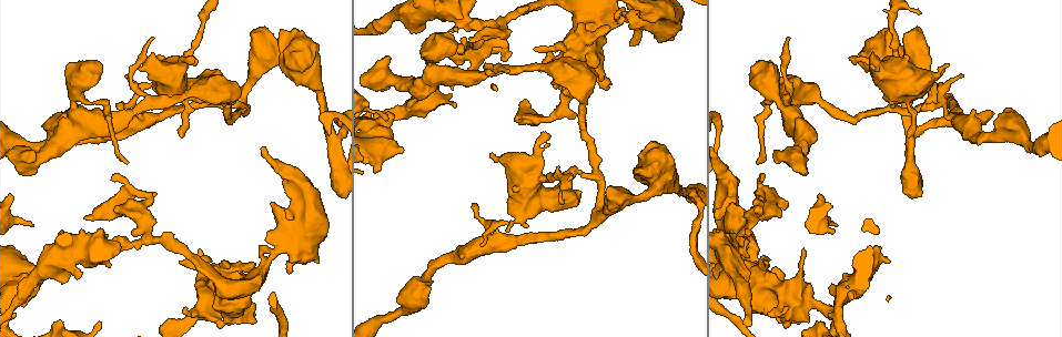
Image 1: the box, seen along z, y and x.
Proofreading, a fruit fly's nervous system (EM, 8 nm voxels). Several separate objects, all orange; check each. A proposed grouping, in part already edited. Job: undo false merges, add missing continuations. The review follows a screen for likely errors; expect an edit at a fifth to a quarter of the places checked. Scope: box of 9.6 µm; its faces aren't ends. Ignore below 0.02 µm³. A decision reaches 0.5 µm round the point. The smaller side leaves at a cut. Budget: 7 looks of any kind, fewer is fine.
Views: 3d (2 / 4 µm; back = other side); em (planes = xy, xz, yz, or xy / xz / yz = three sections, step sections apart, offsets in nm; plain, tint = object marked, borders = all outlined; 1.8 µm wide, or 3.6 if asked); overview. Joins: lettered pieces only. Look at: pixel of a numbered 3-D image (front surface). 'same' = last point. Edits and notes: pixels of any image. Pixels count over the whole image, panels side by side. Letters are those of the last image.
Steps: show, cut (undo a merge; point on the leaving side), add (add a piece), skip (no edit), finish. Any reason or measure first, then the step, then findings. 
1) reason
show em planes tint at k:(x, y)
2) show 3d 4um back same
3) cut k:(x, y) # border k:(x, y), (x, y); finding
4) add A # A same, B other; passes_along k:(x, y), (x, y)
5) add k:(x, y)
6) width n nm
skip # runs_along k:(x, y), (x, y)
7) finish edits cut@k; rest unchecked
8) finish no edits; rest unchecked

free end
show em planes borders at 1:(182, 136)

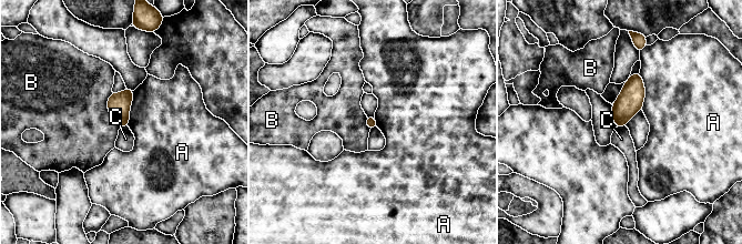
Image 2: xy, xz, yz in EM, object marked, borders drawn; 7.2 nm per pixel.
longest_contact A 280 nm
skip # A other, B other, C other; border 2:(639, 72), (644, 88), (642, 109); none of them fits

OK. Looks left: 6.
sharp bend
show em 3.6um planes borders at 1:(578, 44)

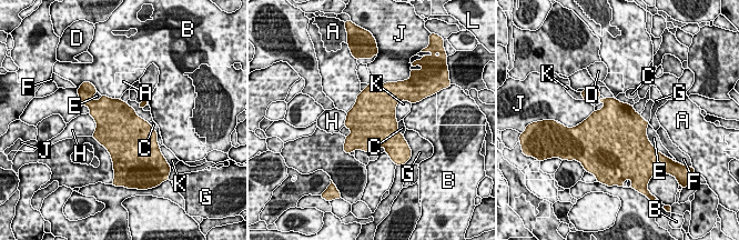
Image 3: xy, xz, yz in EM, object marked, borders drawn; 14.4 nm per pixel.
width 700 nm
skip # A other, B other, C other, D other, E other, F other, G other, H other, J other, K other, L other; border 3:(125, 102), (149, 122); continuous, no second neuron

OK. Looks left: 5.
sudden change in width
show em planes borders at 1:(468, 25)

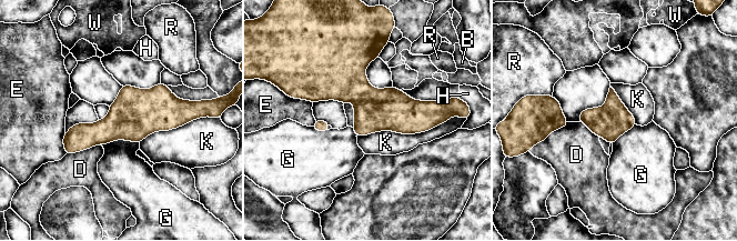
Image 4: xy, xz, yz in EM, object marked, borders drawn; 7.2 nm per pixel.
skip # B other, D other, E other, G other, H other, K other, R other, W other; all the same neuron

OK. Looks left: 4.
finish no edits; rest unchecked

